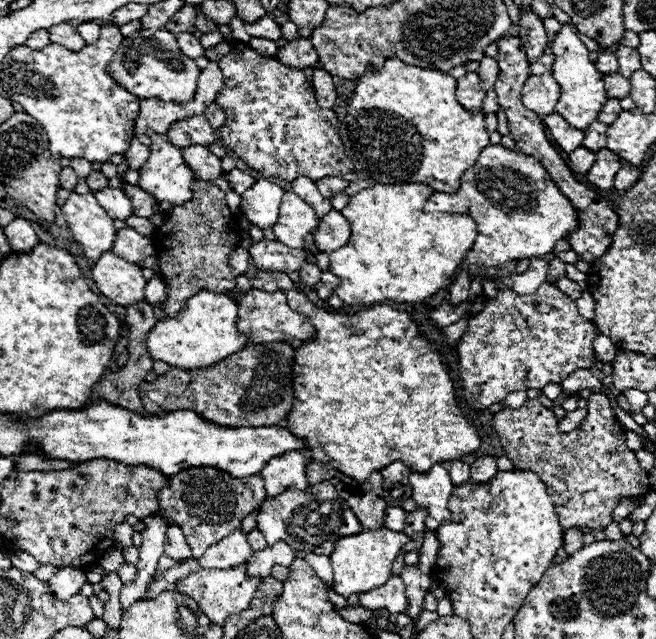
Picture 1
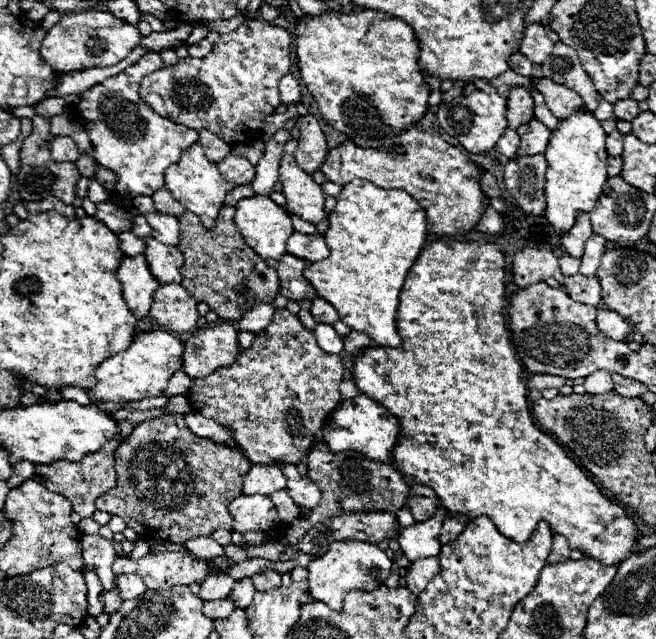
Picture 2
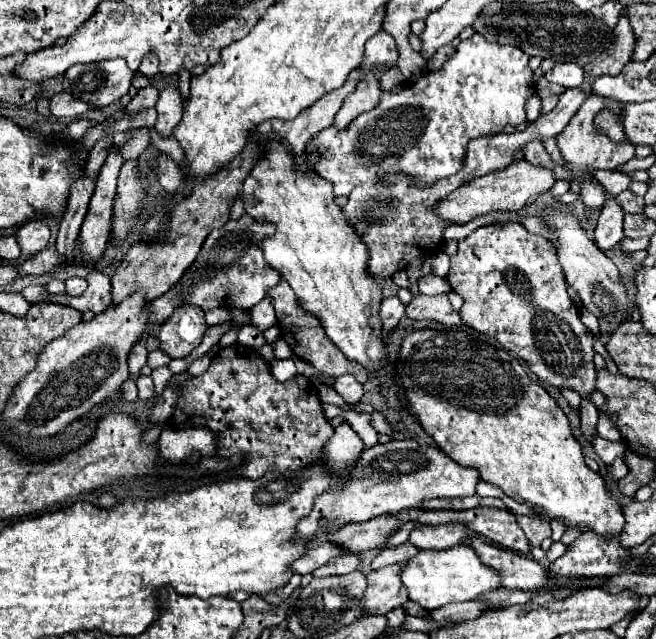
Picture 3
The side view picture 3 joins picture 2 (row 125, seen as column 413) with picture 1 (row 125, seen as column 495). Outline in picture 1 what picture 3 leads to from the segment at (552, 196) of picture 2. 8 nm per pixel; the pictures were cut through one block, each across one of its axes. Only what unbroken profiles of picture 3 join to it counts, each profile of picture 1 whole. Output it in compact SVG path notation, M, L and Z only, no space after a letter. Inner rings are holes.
M562 26L562 30L556 34L554 42L550 42L550 48L554 50L554 68L552 76L560 84L560 98L554 108L556 114L560 114L572 128L586 130L592 122L596 122L598 112L606 104L606 90L604 80L592 60L588 58L588 48L582 44L582 40L576 36L576 32L570 26Z

